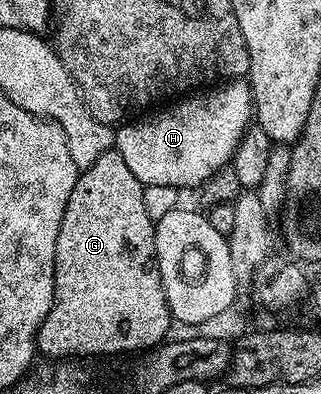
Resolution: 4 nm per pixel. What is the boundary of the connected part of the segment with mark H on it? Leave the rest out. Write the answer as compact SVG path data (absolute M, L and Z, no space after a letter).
M243 79L228 80L163 108L158 110L160 113L156 117L132 120L114 130L114 148L143 186L202 187L234 158L240 139L253 121L251 87Z

